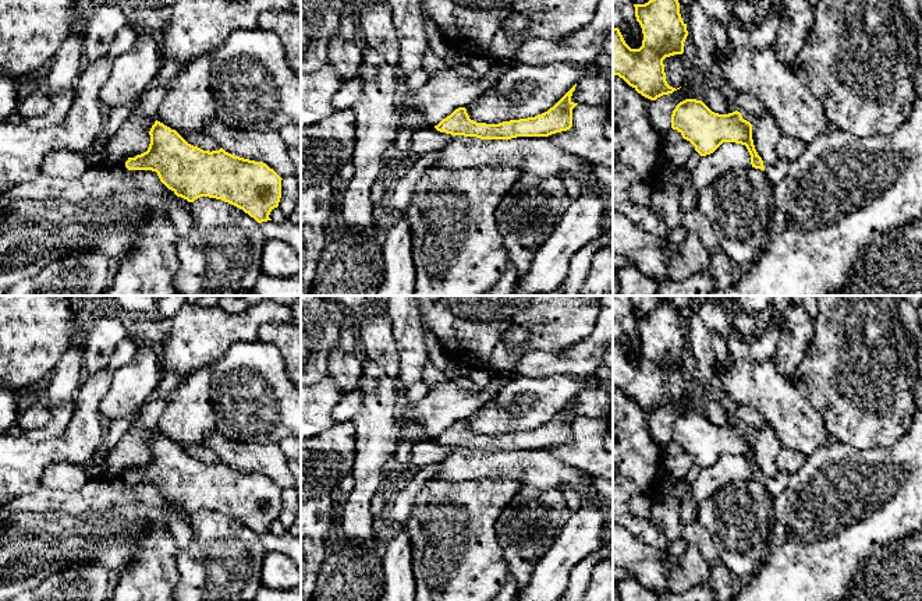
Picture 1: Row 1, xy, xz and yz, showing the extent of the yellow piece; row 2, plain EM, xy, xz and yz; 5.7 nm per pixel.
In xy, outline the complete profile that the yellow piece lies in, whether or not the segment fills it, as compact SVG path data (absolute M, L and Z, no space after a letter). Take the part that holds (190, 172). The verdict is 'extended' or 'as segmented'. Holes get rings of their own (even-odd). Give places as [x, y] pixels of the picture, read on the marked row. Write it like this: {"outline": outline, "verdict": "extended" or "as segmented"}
{"outline": "M157 120L149 135L148 151L125 162L128 170L156 172L169 190L188 202L201 197L216 198L242 209L258 223L272 220L269 215L279 206L283 178L266 163L234 156L223 148L212 152L203 151L188 144L175 130Z", "verdict": "as segmented"}

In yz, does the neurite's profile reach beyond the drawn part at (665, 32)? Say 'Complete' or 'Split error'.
Complete

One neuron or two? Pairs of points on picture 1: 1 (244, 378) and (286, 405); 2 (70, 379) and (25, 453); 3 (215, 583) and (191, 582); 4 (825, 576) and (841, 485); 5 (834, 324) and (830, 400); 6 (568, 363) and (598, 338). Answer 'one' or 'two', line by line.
1: one
2: two
3: one
4: one
5: one
6: one

